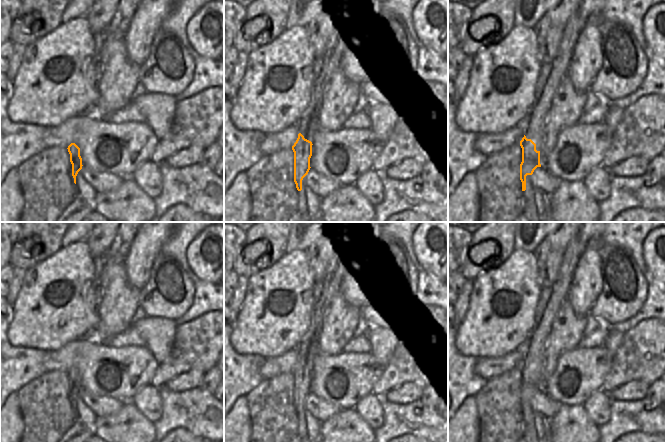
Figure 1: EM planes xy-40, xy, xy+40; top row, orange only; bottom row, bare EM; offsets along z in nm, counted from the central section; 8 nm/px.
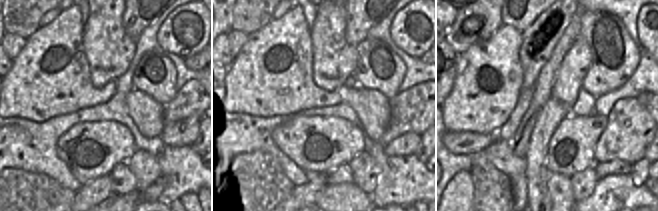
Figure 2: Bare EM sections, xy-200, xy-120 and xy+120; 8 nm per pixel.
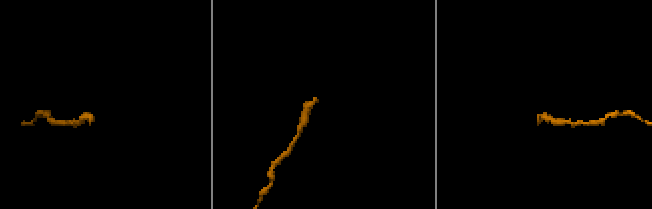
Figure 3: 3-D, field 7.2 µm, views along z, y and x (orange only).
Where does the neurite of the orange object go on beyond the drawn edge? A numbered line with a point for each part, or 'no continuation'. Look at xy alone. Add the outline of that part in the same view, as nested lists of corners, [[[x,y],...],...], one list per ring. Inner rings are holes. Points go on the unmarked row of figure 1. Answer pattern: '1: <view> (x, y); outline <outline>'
1: xy (322, 409); outline [[[312,392],[306,399],[306,411],[309,411],[321,423],[338,413],[339,410],[340,408],[337,405]]]

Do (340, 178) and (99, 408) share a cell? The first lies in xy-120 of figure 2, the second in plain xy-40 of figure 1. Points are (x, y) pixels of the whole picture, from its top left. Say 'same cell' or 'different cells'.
same cell

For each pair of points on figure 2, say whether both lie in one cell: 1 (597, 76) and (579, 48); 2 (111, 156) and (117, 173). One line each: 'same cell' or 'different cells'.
1: different cells
2: different cells

